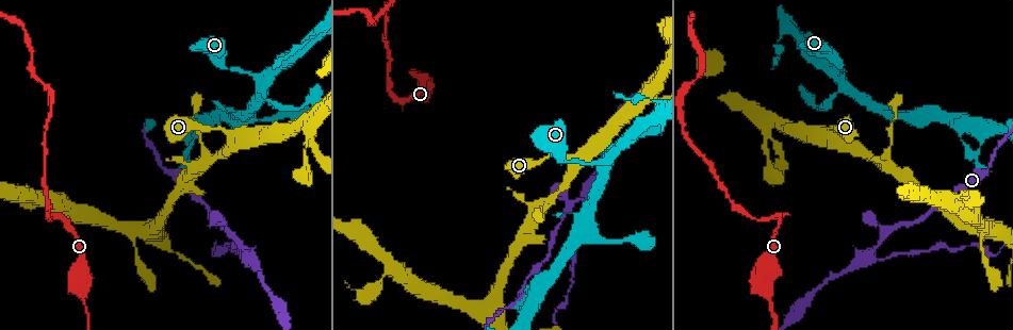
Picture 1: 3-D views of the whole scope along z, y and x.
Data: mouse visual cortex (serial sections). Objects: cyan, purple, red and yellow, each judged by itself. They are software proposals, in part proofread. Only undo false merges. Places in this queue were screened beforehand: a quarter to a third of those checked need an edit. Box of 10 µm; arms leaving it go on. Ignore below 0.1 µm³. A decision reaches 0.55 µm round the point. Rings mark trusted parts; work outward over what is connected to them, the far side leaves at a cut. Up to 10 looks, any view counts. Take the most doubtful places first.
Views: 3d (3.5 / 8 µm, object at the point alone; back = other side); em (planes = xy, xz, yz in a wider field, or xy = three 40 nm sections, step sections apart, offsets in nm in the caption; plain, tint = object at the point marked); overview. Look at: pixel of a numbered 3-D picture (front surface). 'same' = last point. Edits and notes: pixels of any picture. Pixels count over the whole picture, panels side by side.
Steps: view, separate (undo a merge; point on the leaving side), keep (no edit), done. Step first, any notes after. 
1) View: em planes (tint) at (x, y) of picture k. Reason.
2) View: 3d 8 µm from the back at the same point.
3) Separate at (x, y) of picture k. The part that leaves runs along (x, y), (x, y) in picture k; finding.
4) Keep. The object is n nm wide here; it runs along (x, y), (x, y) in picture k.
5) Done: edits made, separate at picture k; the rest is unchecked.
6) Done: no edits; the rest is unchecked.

View: 3d 8 µm from the back at (843, 79) of picture 1. Abrupt turn.

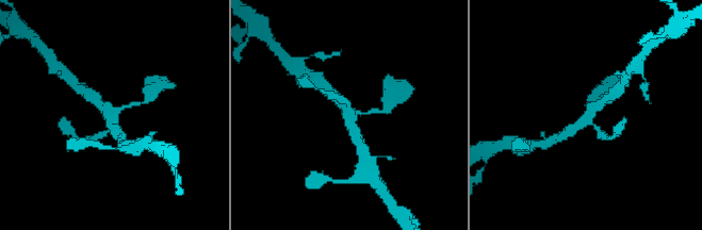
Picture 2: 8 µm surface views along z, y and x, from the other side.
View: em xy step 1 (tint) at the same point. 4 arms meet here; the arms are 150, 150, 350, 350 nm wide.

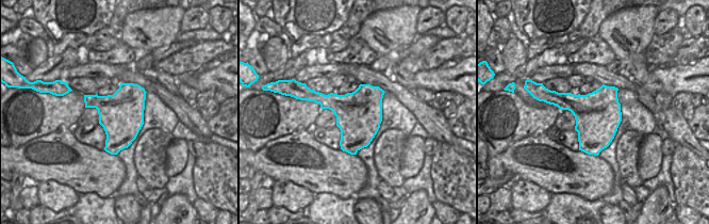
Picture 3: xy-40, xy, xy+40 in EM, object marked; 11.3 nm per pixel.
Keep. It runs along (139, 102), (110, 114), (116, 132) in picture 2; one cell here.

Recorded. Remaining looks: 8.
View: 3d 3.5 µm at (778, 213) of picture 1. Abrupt turn.

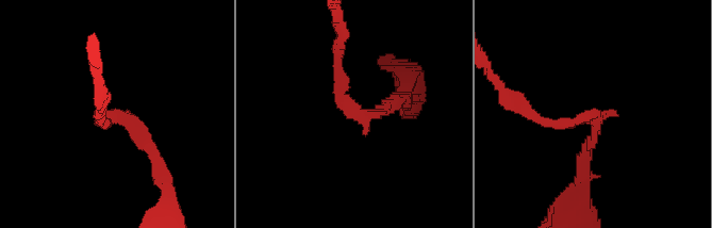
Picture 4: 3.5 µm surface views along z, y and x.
View: em xy step 3 (tint) at (593, 112) of picture 4. The arms are 150, 150 nm wide.

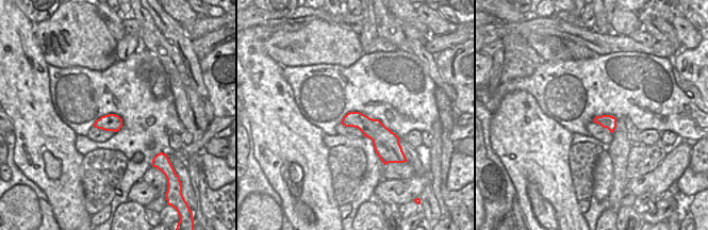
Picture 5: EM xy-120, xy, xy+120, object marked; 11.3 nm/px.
View: em xy step 2 (tint) at the same point.

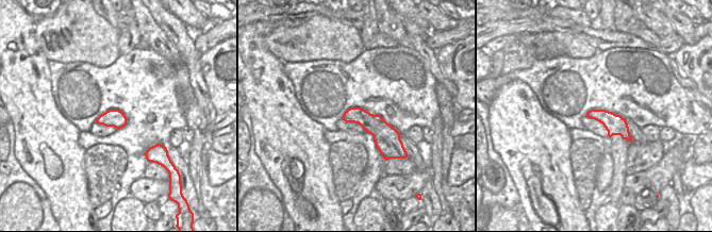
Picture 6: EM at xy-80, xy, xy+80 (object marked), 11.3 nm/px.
Keep. It runs along (162, 169), (119, 114), (99, 117) in picture 4; continuous, no second cell.

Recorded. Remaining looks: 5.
View: 3d 3.5 µm at (149, 230) of picture 1. Four arms meet.

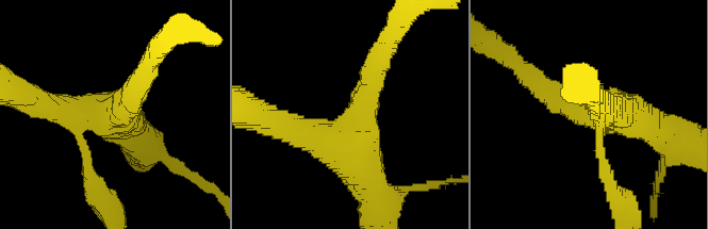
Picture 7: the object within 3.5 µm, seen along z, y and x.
View: em xy step 3 (plain) at (108, 117) of picture 7. 4 arms meet here; the arms are 150, 350, 400, 500 nm wide.

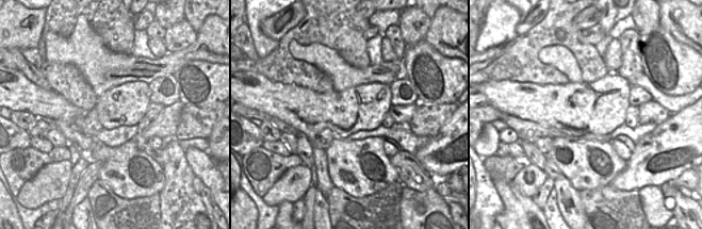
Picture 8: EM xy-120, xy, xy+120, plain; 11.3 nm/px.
View: em xy step 3 (tint) at the same point.

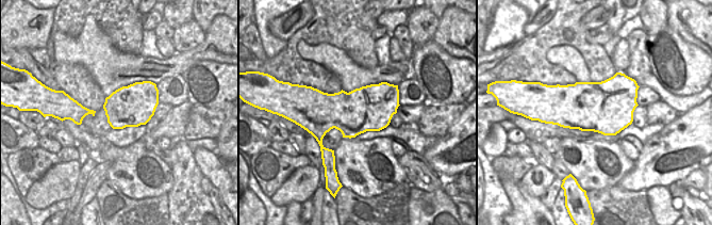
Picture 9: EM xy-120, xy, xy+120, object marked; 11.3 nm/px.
Keep. It runs along (372, 76), (340, 135), (280, 125) in picture 7; one cell here.

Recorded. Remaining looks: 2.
View: 3d 3.5 µm at (81, 294) of picture 1. Sudden change in width.

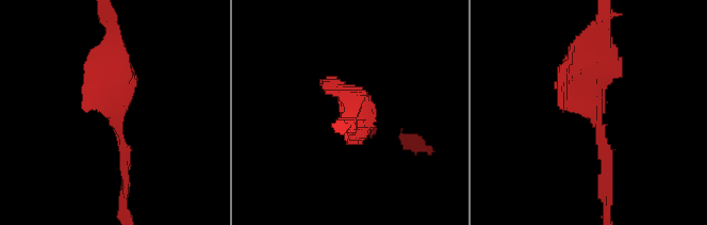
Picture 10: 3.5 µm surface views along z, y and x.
View: em planes (tint) at (114, 106) of picture 10. Now the EM.

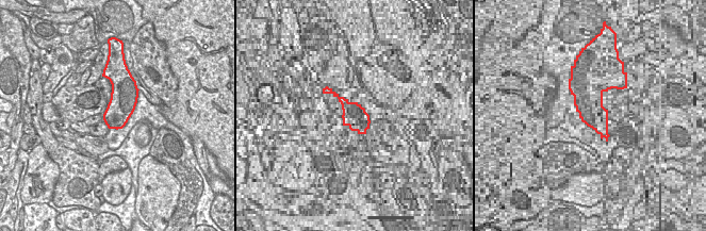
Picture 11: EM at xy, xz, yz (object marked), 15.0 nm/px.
Keep. It runs along (113, 41), (126, 172) in picture 10; one cell here.

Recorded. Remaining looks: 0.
Done: no edits; the rest is unchecked.

